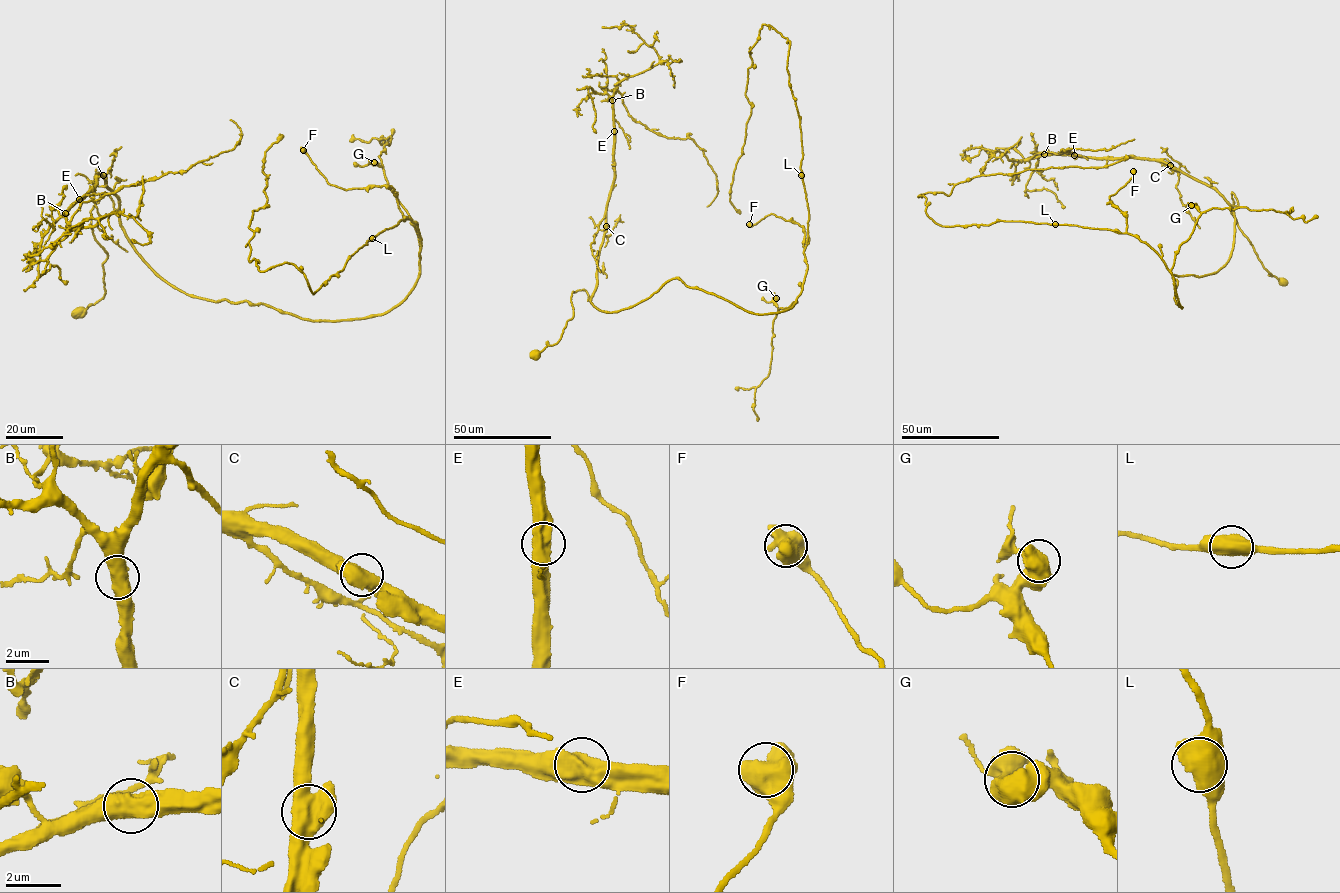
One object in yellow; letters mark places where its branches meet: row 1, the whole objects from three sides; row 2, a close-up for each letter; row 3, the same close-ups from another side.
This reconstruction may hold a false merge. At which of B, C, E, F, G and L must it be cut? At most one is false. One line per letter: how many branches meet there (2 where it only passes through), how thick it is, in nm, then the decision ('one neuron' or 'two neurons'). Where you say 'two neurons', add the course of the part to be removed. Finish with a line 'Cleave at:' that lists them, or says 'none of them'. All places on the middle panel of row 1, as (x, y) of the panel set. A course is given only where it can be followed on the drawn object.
B: 2 branches meet; 700 nm thick; one neuron
C: 2 branches meet; 700 nm thick; one neuron
E: 2 branches meet; 650 nm thick; one neuron
F: 2 branches meet; 750 nm thick; one neuron
G: 2 branches meet; 700 nm thick; one neuron
L: 2 branches meet; 700 nm thick; one neuron
Cleave at: none of them

